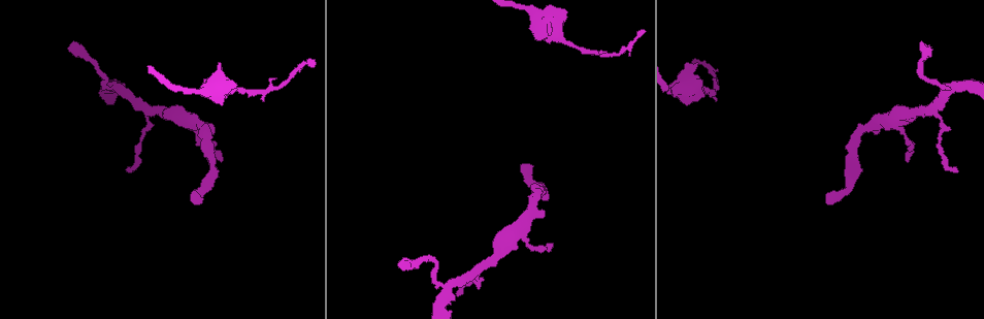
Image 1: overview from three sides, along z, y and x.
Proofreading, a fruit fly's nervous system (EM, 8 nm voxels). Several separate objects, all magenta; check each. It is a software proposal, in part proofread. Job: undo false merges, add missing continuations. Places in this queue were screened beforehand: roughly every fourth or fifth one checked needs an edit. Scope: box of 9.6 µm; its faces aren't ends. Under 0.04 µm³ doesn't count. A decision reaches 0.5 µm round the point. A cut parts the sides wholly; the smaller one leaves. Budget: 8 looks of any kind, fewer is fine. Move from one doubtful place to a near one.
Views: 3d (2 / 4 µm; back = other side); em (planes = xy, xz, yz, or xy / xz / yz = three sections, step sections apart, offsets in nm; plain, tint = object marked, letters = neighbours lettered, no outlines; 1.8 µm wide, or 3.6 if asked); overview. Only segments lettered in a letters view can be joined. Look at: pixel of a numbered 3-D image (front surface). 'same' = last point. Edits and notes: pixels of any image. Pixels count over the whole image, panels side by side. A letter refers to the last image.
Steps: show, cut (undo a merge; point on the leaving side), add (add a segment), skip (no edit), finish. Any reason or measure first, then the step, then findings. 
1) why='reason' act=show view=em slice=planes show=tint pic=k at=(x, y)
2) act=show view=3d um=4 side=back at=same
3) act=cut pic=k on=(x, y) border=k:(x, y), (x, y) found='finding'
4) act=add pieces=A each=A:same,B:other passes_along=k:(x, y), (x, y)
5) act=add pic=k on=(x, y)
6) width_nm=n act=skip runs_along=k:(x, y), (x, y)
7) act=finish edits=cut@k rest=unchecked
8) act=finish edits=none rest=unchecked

why='sharp bend' act=show view=em slice=planes show=plain pic=1 at=(449, 285)

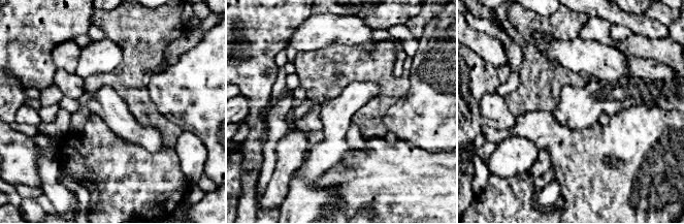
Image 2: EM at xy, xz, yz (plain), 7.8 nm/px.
why='with the object marked' act=show view=em slice=planes show=tint at=same

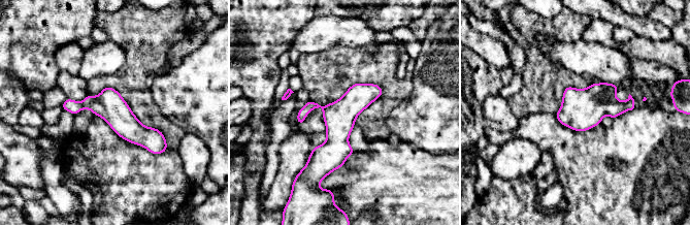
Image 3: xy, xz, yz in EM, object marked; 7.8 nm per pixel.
act=show view=em slice=planes show=letters at=same

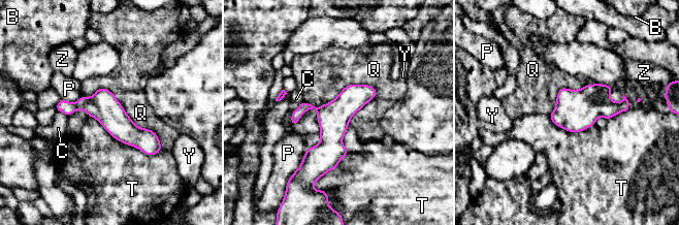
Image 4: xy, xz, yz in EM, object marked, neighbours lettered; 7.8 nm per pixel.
act=skip each=B:other,C:other,P:other,Q:other,T:other,Y:other,Z:other found='all the same cell'

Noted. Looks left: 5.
why='tapers out' act=show view=3d um=2 pic=1 at=(126, 171)

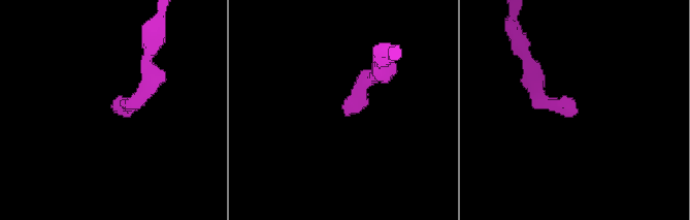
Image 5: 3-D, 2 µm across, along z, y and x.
why='shape alone is not enough' act=show view=em slice=planes show=plain pic=5 at=(347, 110)

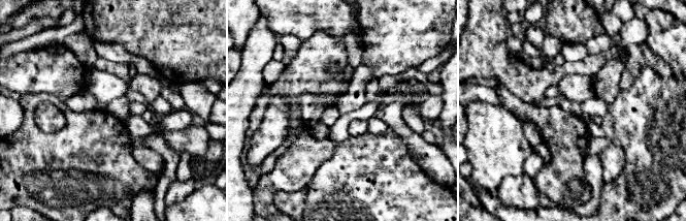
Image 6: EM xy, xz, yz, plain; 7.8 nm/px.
act=show view=em slice=planes show=letters at=same

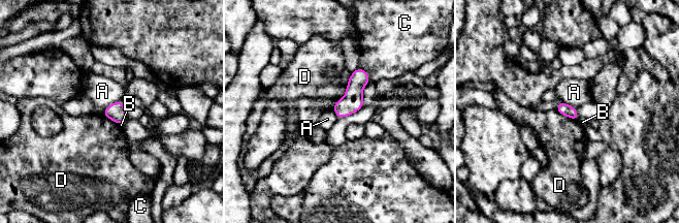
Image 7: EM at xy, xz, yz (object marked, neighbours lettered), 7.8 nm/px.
longest_contact=D:190nm act=skip each=A:other,B:other,C:other,D:other found='none of them fits'

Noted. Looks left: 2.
why='an open end' act=show view=em slice=planes show=letters pic=1 at=(73, 42)

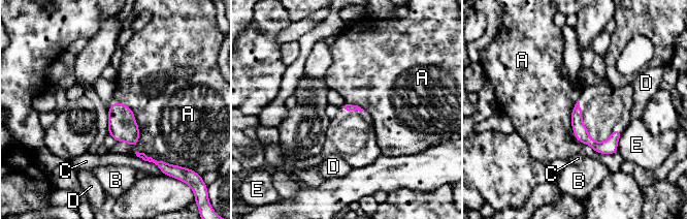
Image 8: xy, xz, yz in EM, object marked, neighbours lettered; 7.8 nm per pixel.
act=skip each=A:other,B:other,C:other,D:other,E:other border=8:(128, 105), (138, 127), (133, 147) found='no lettered segment goes on from it'

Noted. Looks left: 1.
act=finish edits=none rest=unchecked

